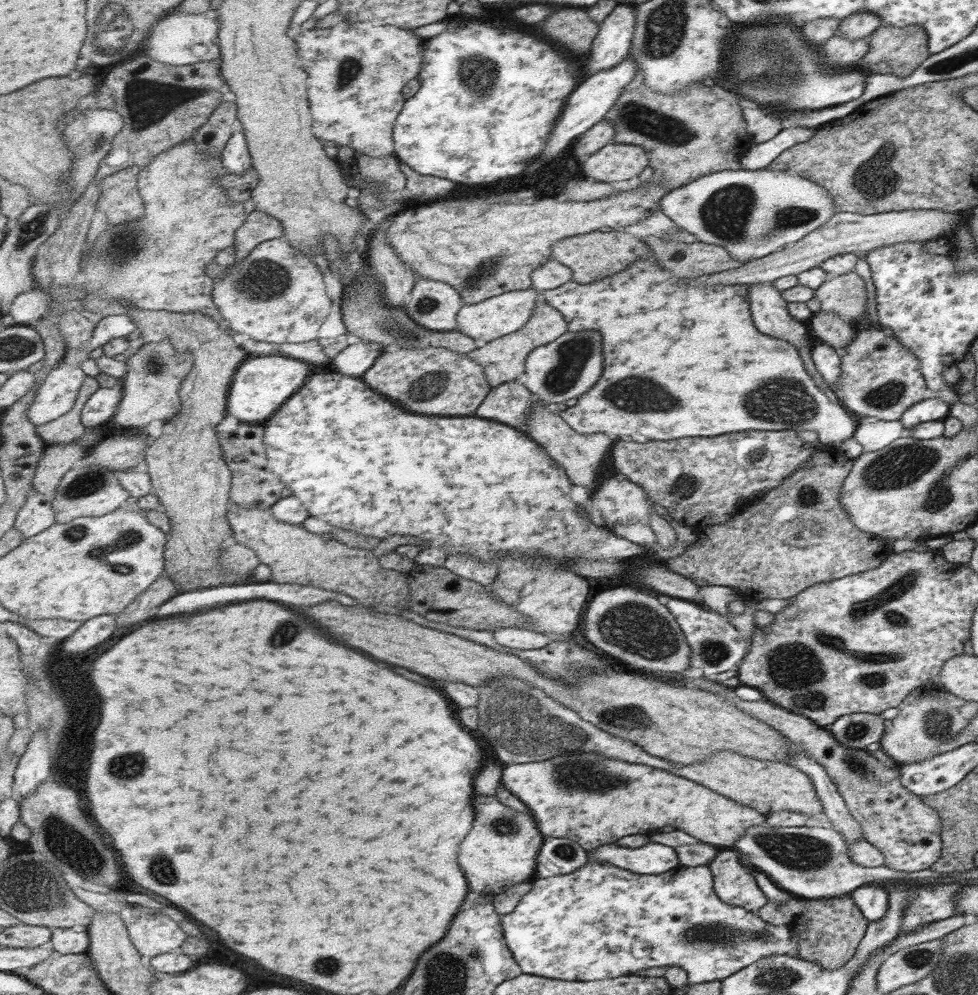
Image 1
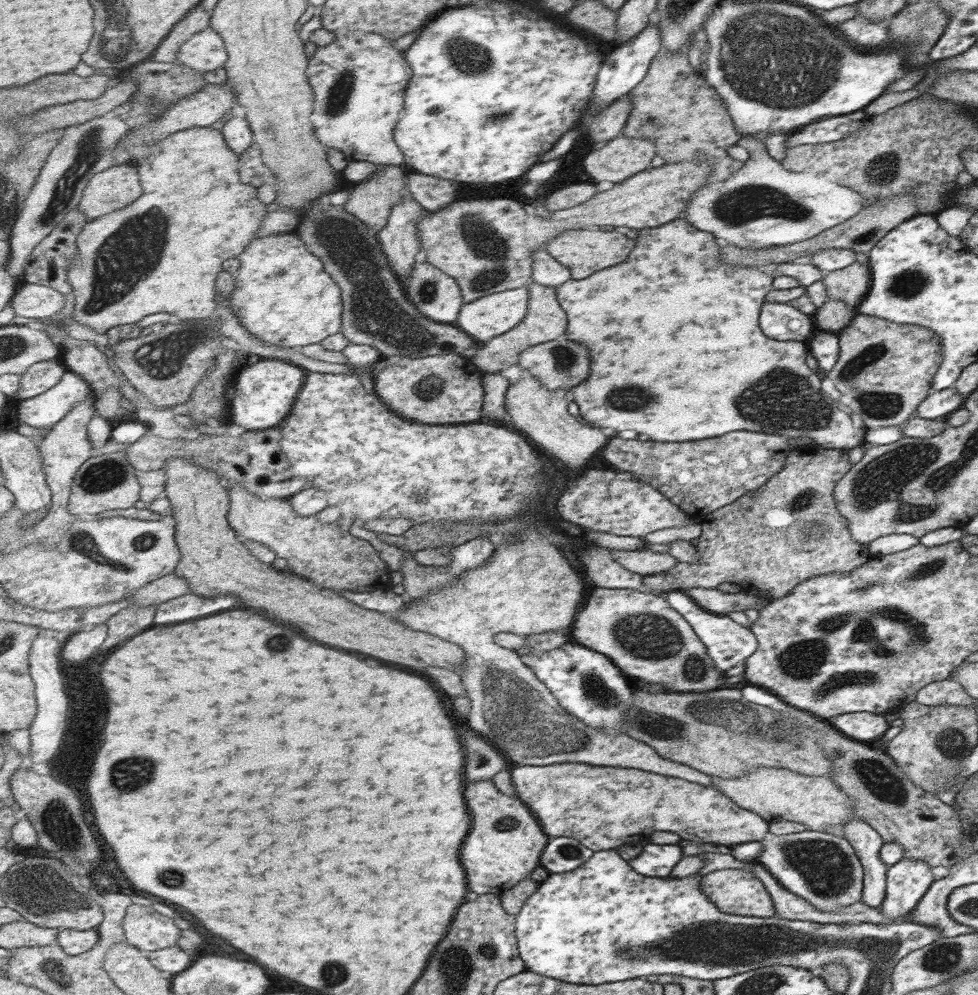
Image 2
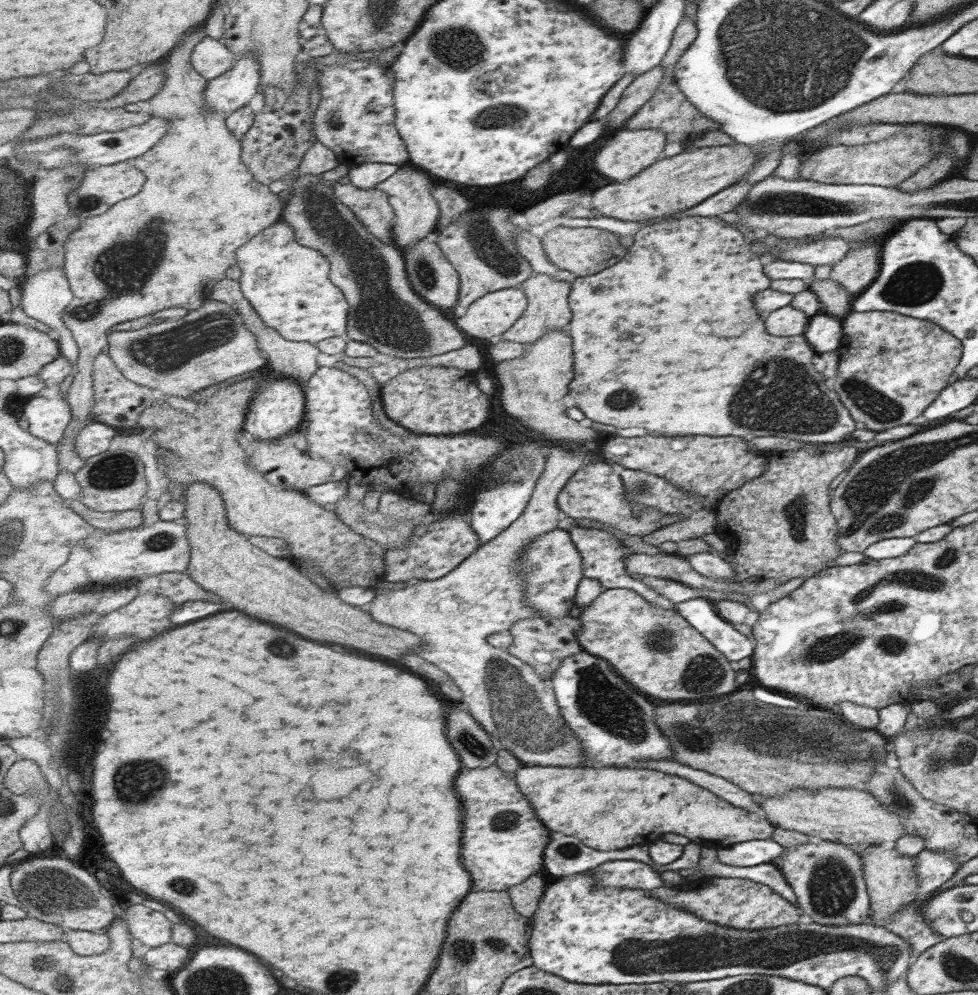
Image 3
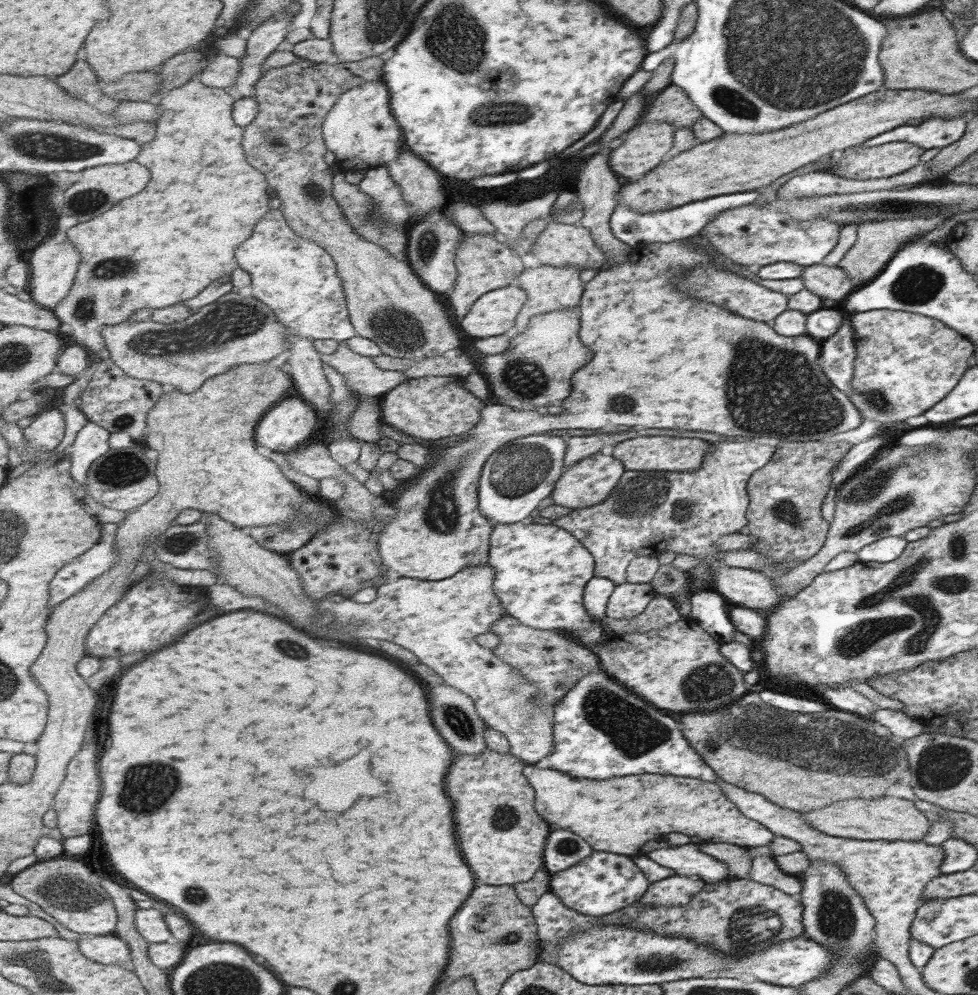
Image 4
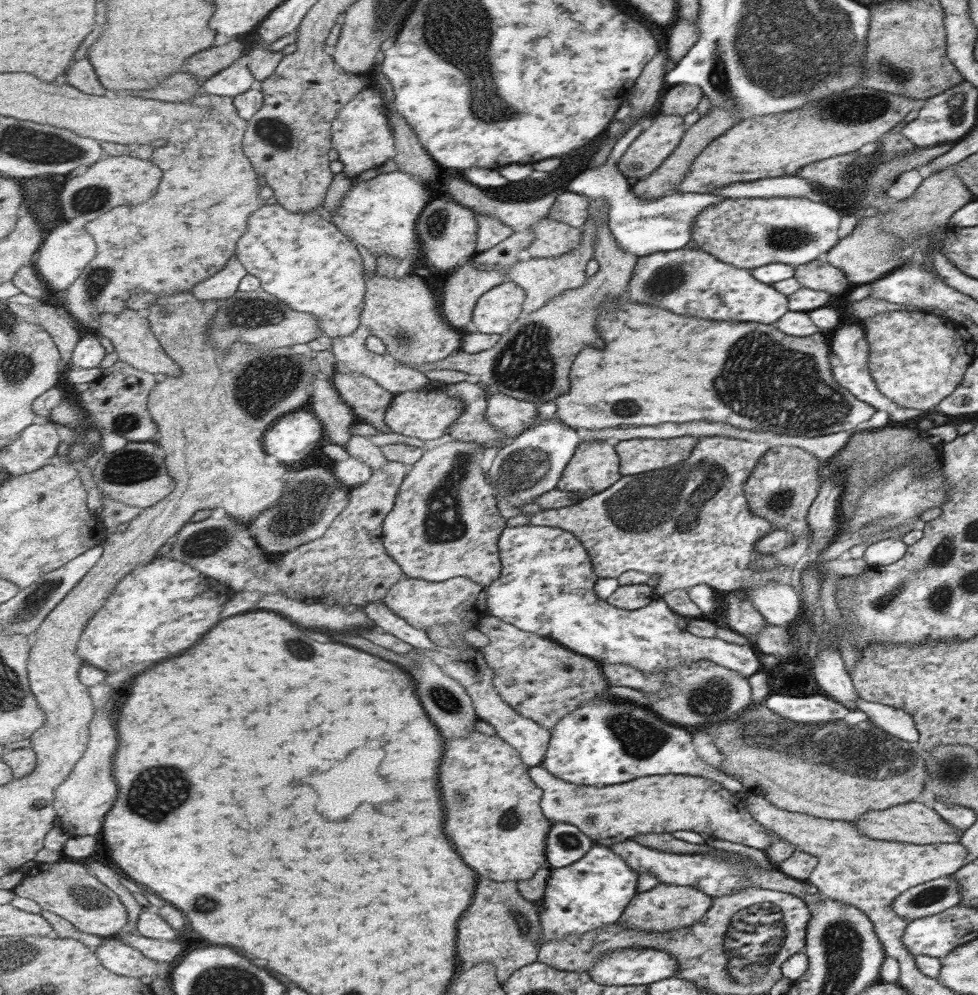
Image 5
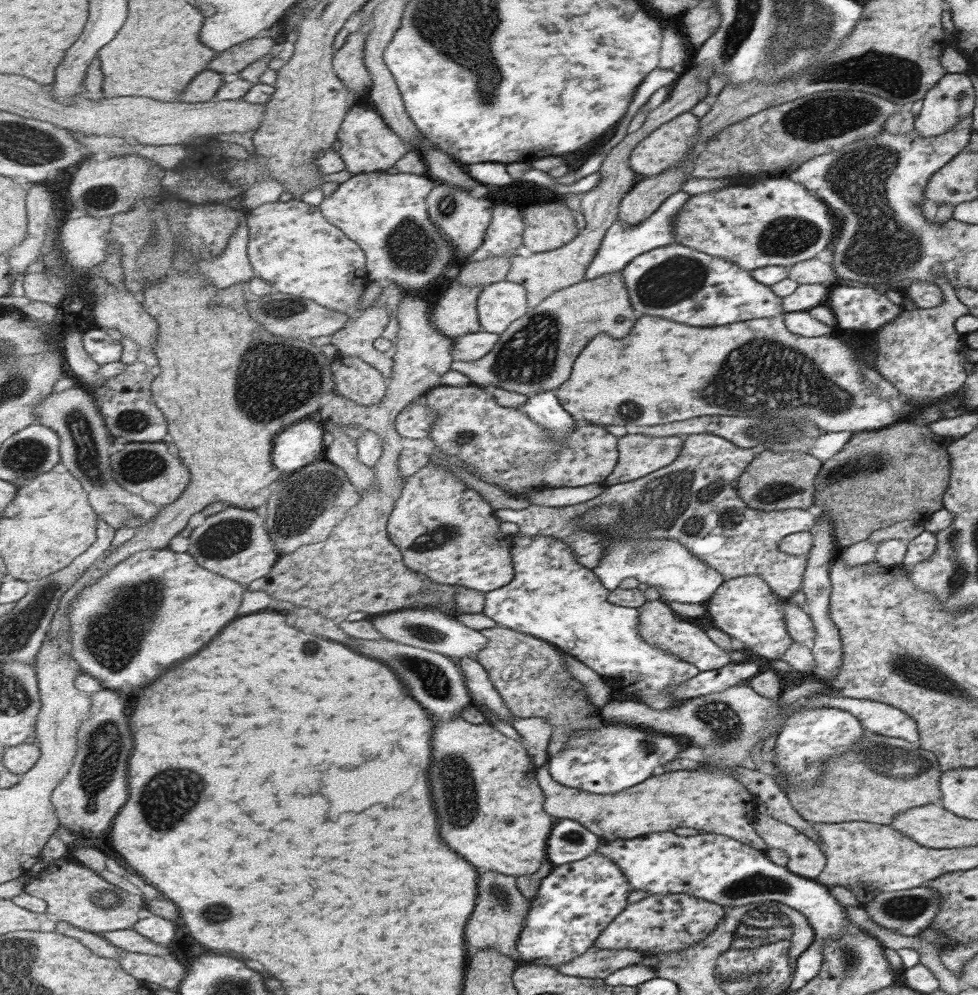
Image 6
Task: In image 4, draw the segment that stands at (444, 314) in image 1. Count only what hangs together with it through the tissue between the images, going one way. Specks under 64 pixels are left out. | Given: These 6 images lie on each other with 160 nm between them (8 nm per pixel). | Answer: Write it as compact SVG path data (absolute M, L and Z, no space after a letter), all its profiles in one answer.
M444 209L435 211L423 220L408 228L408 260L421 280L435 292L447 294L454 290L458 282L457 256L459 245L463 242L465 232L457 224L447 218Z

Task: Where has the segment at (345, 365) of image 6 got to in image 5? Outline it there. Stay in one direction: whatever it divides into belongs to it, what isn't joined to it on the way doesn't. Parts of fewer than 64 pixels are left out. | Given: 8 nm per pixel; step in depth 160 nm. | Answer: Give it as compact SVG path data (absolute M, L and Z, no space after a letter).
M357 371L336 373L332 380L342 399L354 408L359 417L365 418L373 427L383 433L393 432L392 428L386 423L388 408L395 397L392 392L383 388L374 378Z

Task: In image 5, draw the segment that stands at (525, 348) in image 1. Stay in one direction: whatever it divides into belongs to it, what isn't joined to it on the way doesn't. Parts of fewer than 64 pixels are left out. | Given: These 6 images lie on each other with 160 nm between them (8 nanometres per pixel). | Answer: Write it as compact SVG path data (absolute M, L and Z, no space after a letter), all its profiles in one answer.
M591 218L586 220L582 228L581 243L574 250L565 255L547 258L530 258L518 261L507 270L507 278L519 285L524 290L524 301L521 305L521 313L530 313L543 307L554 296L561 295L563 291L575 290L586 282L586 267L593 263L594 238L596 226Z

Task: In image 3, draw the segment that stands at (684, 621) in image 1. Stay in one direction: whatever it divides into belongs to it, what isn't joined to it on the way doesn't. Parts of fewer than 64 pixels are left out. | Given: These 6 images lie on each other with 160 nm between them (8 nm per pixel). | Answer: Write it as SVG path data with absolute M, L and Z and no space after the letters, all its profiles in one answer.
M692 598L674 605L691 627L698 630L728 661L737 663L752 654L754 647L751 636L735 631L731 623L717 615L713 602L704 598Z

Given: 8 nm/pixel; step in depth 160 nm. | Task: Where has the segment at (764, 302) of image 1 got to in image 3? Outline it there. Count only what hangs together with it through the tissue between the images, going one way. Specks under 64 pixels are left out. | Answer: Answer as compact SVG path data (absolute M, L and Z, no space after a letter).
M789 304L768 314L765 321L766 331L780 337L802 335L809 319L806 313Z

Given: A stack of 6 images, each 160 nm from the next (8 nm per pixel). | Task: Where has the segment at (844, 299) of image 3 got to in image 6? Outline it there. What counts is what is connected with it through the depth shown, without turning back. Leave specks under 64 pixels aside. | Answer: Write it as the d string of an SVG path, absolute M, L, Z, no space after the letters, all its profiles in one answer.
M818 259L792 264L787 276L798 285L831 284L833 286L833 282L839 282L833 266L829 262L821 262Z

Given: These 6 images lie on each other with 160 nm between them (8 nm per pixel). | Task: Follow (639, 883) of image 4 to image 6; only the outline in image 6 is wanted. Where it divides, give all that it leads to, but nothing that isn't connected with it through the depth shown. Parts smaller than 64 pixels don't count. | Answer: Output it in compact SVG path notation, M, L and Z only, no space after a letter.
M598 851L581 860L553 866L550 874L541 880L537 894L529 899L525 926L516 944L522 962L541 963L555 969L556 966L581 956L594 944L599 933L625 910L629 891L630 885L618 865L606 856L601 856Z

